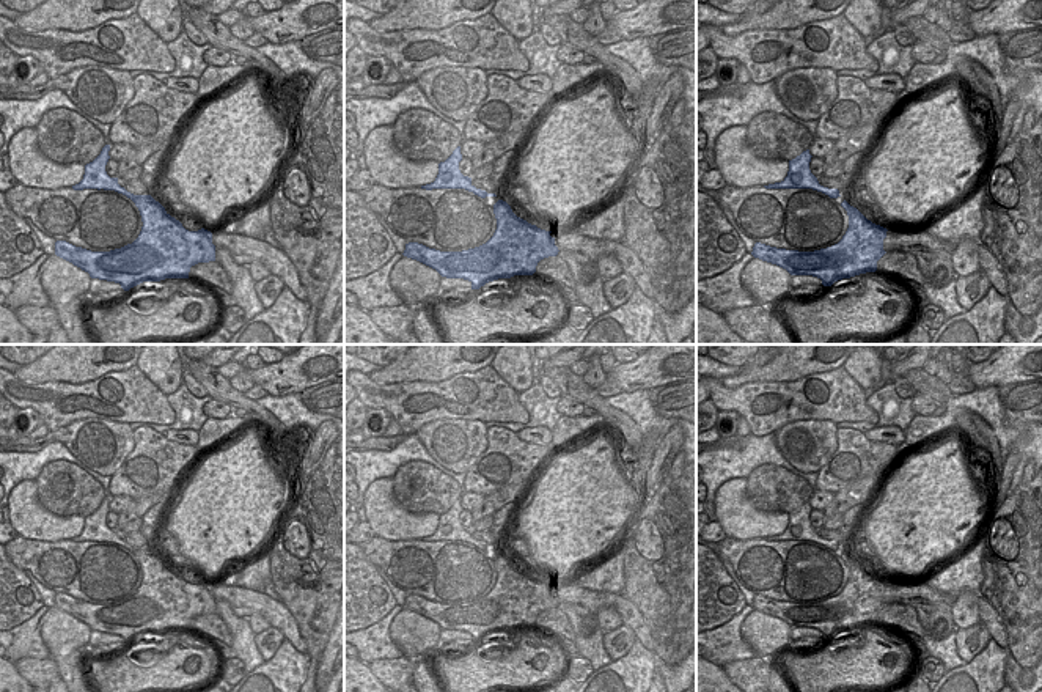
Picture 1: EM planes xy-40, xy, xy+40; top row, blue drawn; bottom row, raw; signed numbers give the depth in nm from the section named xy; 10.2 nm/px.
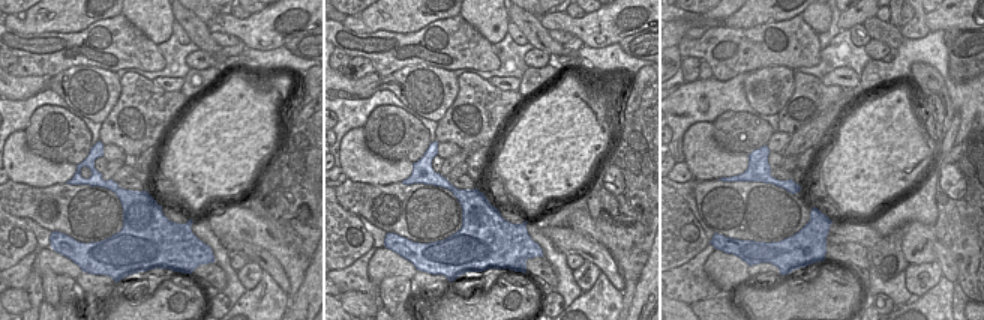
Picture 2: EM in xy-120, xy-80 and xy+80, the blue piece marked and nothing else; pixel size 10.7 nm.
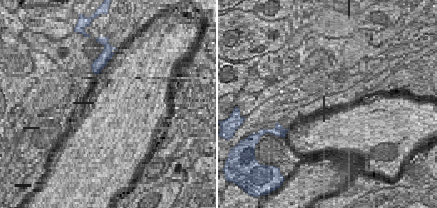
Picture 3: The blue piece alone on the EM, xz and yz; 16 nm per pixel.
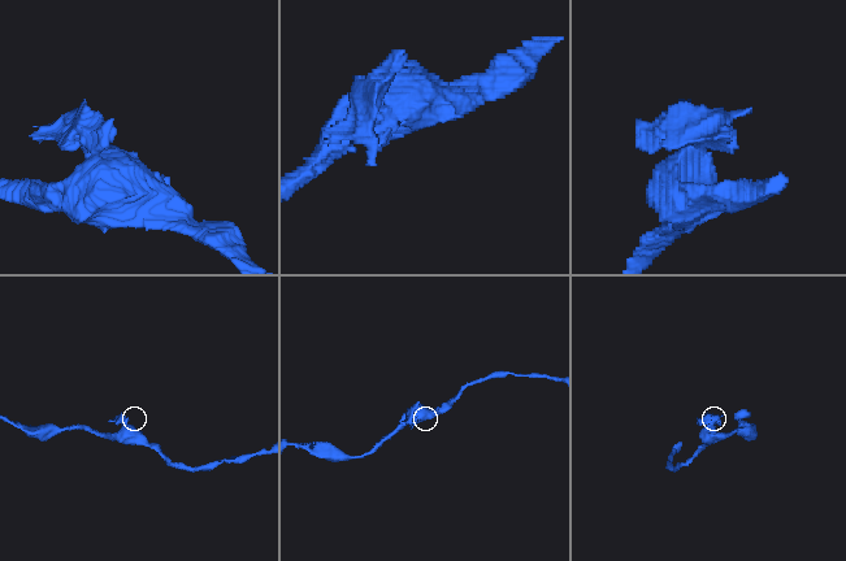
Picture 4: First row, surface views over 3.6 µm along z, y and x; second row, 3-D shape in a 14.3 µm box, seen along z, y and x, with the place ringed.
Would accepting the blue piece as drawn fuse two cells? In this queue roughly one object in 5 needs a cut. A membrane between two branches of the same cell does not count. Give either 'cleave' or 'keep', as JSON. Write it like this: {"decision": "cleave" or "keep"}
{"decision": "keep"}

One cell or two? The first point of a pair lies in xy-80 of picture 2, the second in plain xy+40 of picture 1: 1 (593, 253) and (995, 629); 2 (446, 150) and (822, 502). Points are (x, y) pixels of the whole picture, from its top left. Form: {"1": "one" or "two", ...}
{"1": "one", "2": "one"}

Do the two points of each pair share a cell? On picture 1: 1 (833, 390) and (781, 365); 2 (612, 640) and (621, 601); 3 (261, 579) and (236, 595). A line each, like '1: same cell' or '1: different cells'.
1: different cells
2: different cells
3: different cells

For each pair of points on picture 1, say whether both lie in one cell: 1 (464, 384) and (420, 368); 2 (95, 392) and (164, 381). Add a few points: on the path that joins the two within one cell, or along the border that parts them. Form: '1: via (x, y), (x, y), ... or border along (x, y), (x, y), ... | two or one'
1: border along (484, 365), (440, 381), (414, 382) | two
2: border along (135, 365), (167, 395) | two

